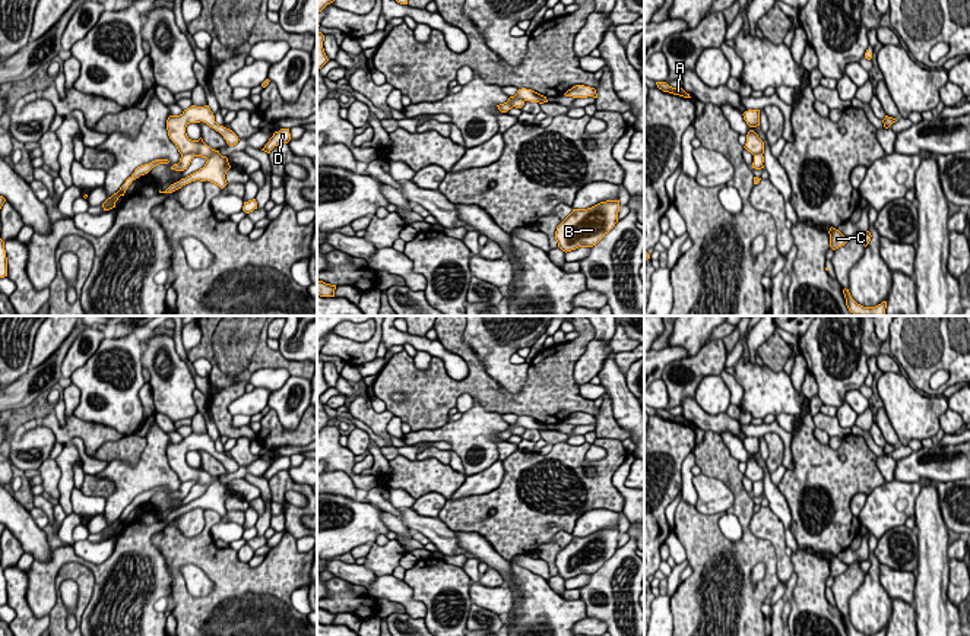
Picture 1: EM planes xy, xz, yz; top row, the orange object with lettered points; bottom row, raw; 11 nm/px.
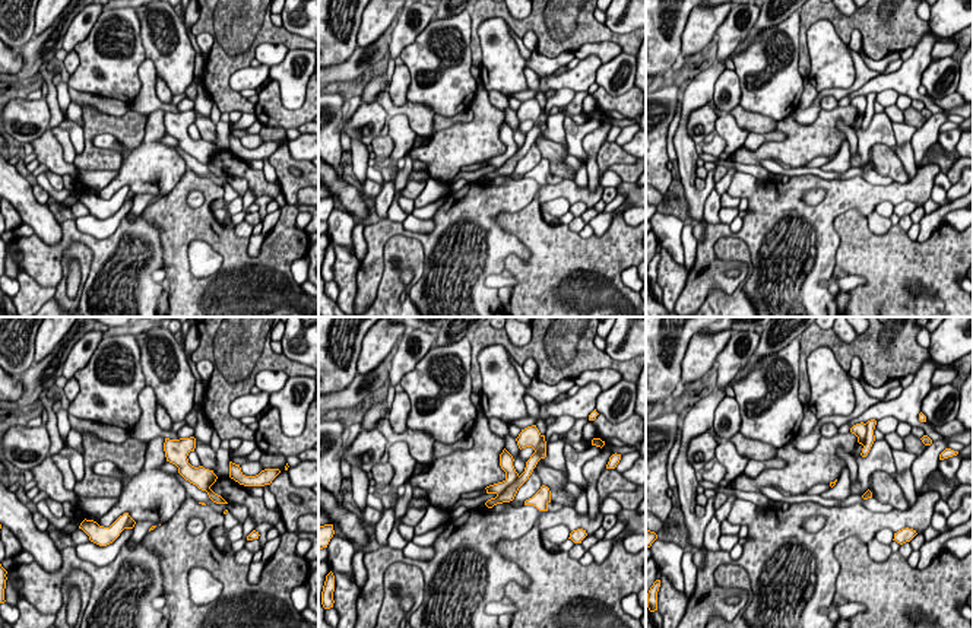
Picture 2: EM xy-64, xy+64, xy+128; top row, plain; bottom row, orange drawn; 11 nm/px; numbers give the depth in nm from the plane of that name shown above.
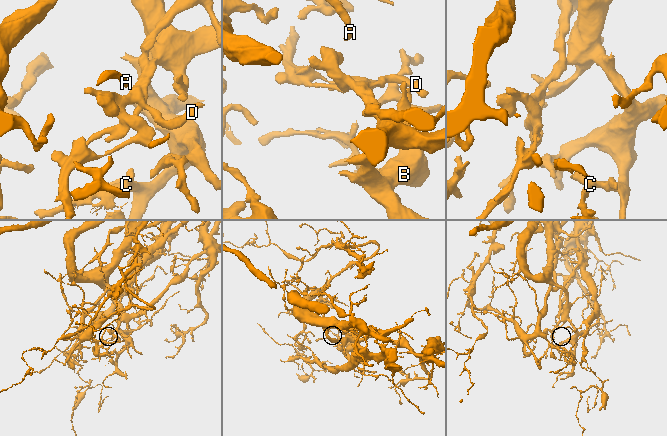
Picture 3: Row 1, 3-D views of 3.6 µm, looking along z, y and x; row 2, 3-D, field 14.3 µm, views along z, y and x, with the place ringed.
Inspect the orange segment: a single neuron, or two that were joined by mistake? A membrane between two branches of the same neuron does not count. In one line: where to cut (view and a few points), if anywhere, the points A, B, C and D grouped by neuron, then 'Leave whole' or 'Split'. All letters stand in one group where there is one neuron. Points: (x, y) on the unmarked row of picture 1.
Split along xy (196, 481), (186, 480), (181, 483). Groups: A B C / D. Split

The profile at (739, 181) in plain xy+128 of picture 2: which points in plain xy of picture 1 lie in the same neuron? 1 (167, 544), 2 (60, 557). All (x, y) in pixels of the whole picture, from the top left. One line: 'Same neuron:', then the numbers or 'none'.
Same neuron: 2

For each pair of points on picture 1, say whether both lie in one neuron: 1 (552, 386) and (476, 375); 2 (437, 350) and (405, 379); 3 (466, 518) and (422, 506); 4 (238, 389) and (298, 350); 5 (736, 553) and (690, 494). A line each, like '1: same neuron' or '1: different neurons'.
1: same neuron
2: different neurons
3: different neurons
4: different neurons
5: different neurons

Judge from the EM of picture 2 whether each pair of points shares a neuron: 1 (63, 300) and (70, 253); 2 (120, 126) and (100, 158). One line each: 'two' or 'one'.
1: one
2: one

